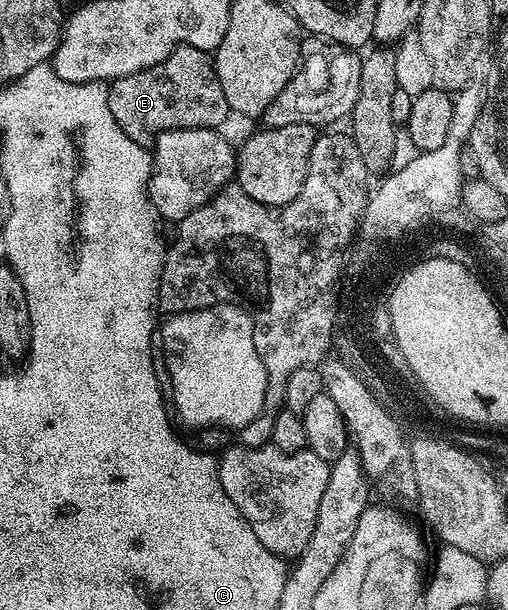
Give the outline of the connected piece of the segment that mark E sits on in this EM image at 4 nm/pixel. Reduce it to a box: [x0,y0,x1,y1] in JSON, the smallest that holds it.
[108,44,231,146]

